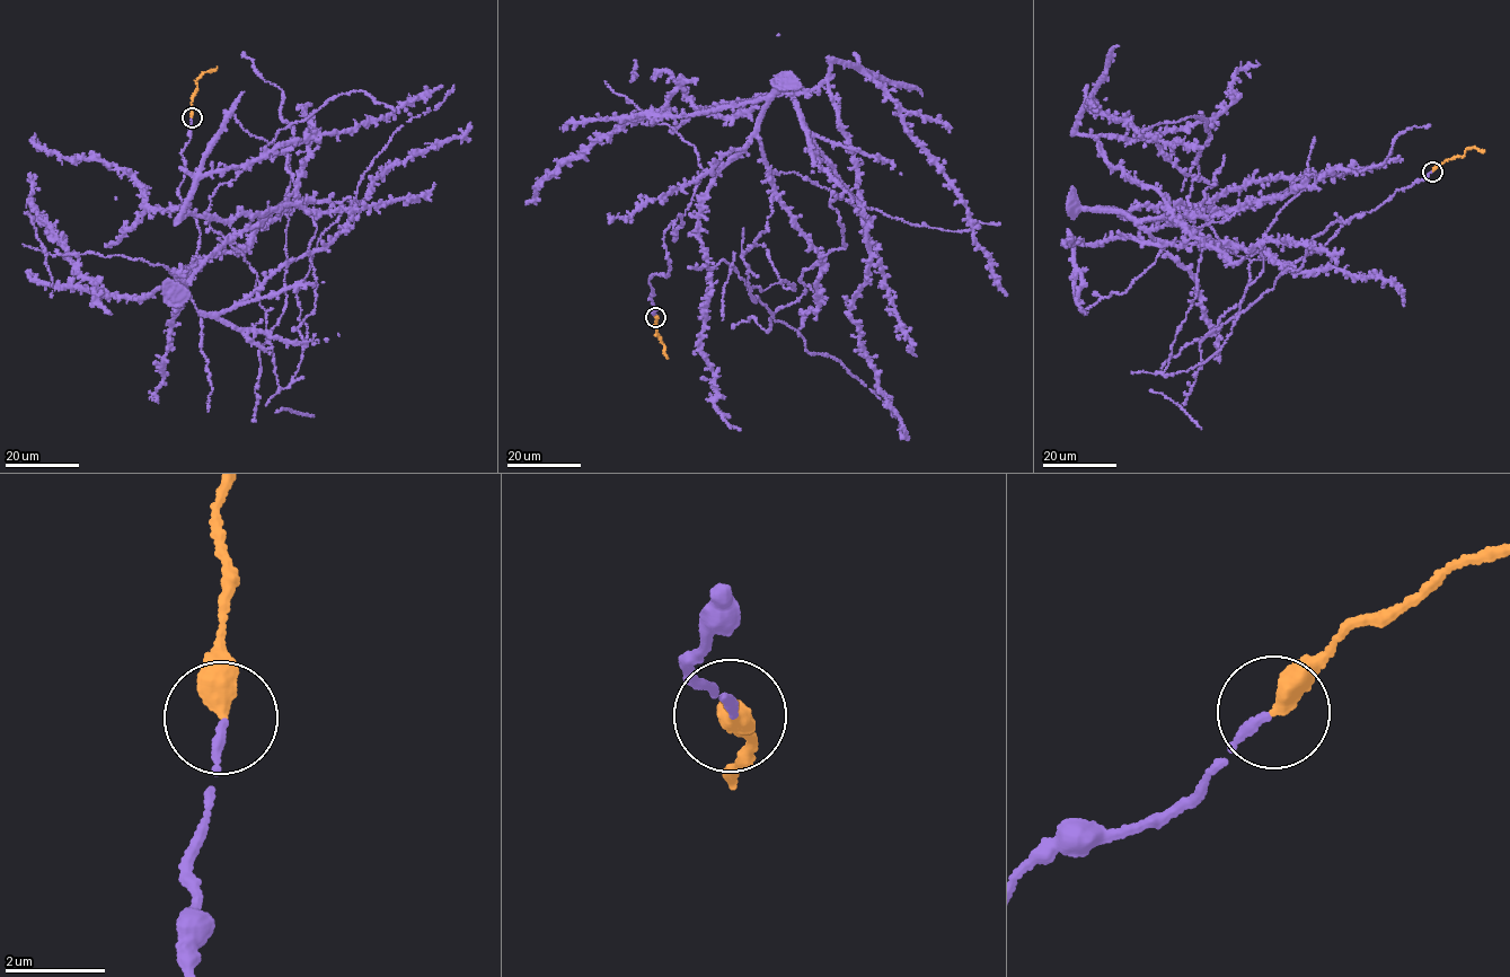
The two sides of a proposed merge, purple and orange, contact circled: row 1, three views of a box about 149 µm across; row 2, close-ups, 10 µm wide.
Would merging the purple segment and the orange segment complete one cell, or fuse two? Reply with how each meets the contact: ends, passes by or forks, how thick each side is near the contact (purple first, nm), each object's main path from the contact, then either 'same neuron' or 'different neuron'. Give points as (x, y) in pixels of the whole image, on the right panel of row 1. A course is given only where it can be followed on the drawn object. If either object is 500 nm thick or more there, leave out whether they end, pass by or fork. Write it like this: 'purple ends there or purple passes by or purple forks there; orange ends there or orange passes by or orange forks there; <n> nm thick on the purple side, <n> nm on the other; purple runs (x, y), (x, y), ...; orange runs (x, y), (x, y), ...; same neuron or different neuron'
purple ends there; orange ends there; 170 nm thick on the purple side, 440 nm on the other; purple runs (1432, 172), (1294, 264), (1142, 220), (1236, 209), (1082, 311), (1076, 243), (1195, 239), (1078, 114), (1203, 147); orange runs (1432, 172), (1446, 160), (1464, 156), (1467, 148), (1484, 150); different neuron

